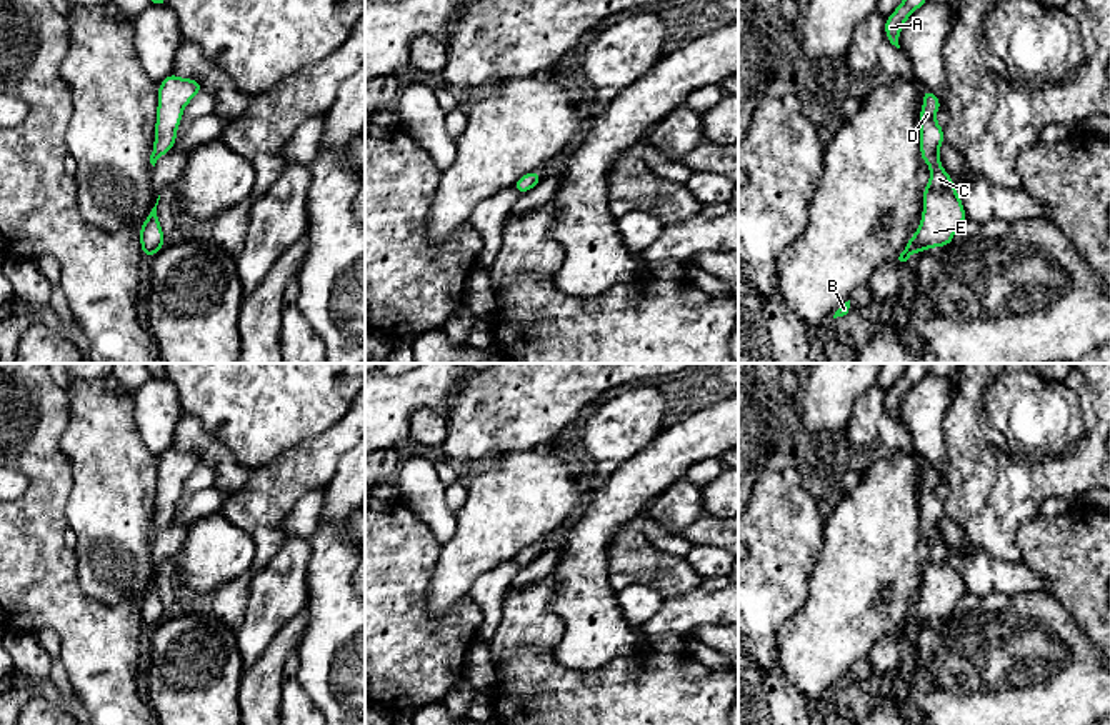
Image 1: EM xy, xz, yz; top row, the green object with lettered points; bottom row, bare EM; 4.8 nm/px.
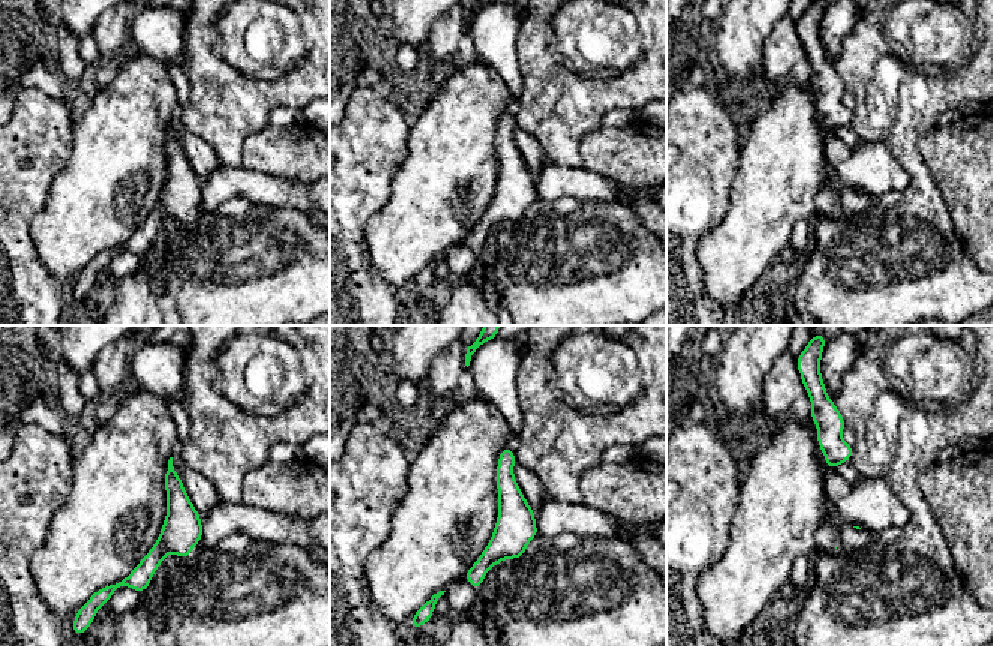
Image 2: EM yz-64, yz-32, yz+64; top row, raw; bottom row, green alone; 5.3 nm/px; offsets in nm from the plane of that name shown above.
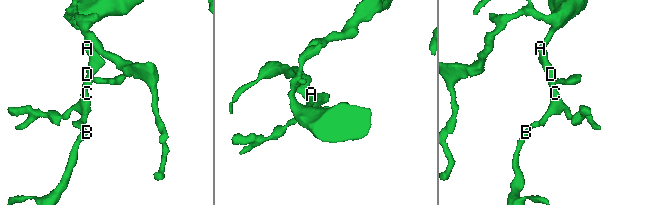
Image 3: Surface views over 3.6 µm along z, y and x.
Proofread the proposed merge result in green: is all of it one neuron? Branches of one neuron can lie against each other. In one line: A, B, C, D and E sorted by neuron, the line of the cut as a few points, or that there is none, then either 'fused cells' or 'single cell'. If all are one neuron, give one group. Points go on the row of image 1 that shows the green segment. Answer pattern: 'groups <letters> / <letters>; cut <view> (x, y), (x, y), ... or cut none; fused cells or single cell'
groups A B C D E; cut none; single cell

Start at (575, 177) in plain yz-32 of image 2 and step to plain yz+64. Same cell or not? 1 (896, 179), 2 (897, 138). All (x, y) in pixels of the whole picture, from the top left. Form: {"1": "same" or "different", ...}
{"1": "same", "2": "different"}

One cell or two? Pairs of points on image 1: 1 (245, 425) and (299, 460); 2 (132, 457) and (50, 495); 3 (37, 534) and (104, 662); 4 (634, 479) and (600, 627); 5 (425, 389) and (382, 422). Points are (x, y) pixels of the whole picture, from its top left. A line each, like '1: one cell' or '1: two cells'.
1: two cells
2: two cells
3: one cell
4: one cell
5: one cell

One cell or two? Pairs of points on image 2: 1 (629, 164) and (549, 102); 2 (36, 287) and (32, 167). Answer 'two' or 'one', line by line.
1: two
2: one

